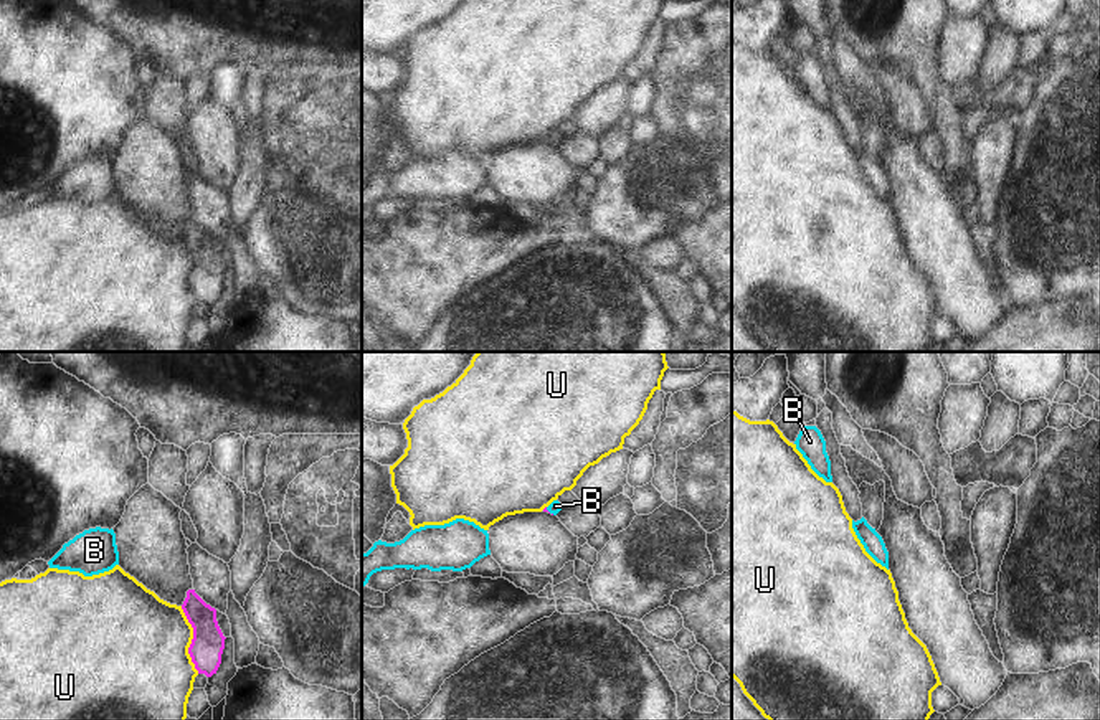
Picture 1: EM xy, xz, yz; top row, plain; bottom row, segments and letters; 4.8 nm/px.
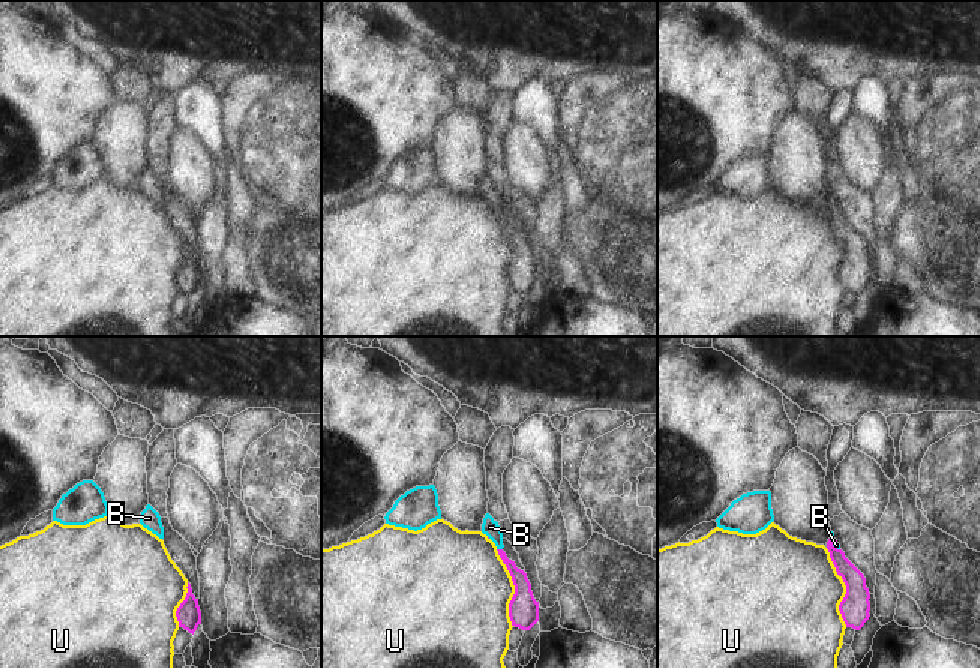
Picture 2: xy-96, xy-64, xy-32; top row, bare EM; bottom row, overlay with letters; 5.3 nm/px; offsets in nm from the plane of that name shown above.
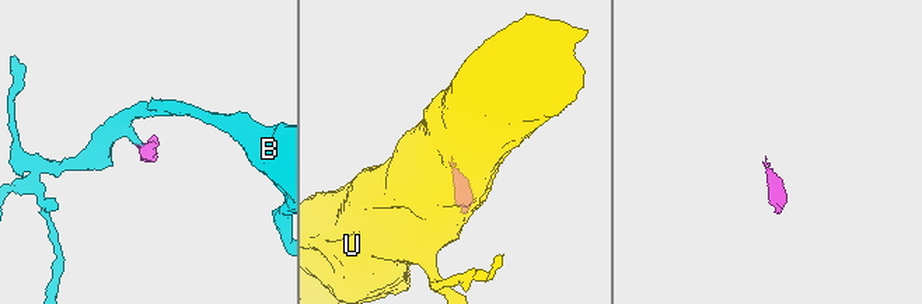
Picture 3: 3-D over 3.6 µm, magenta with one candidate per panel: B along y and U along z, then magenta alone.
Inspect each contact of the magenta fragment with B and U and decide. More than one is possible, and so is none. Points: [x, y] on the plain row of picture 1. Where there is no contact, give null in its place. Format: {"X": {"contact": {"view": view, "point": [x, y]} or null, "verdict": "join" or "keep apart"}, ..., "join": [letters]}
{"B": {"contact": {"view": "xz", "point": [549, 142]}, "verdict": "join"}, "U": {"contact": {"view": "xy", "point": [192, 270]}, "verdict": "keep apart"}, "join": ["B"]}

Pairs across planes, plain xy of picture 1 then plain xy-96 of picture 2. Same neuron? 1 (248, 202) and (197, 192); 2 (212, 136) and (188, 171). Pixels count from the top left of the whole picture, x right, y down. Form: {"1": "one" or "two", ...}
{"1": "two", "2": "one"}

